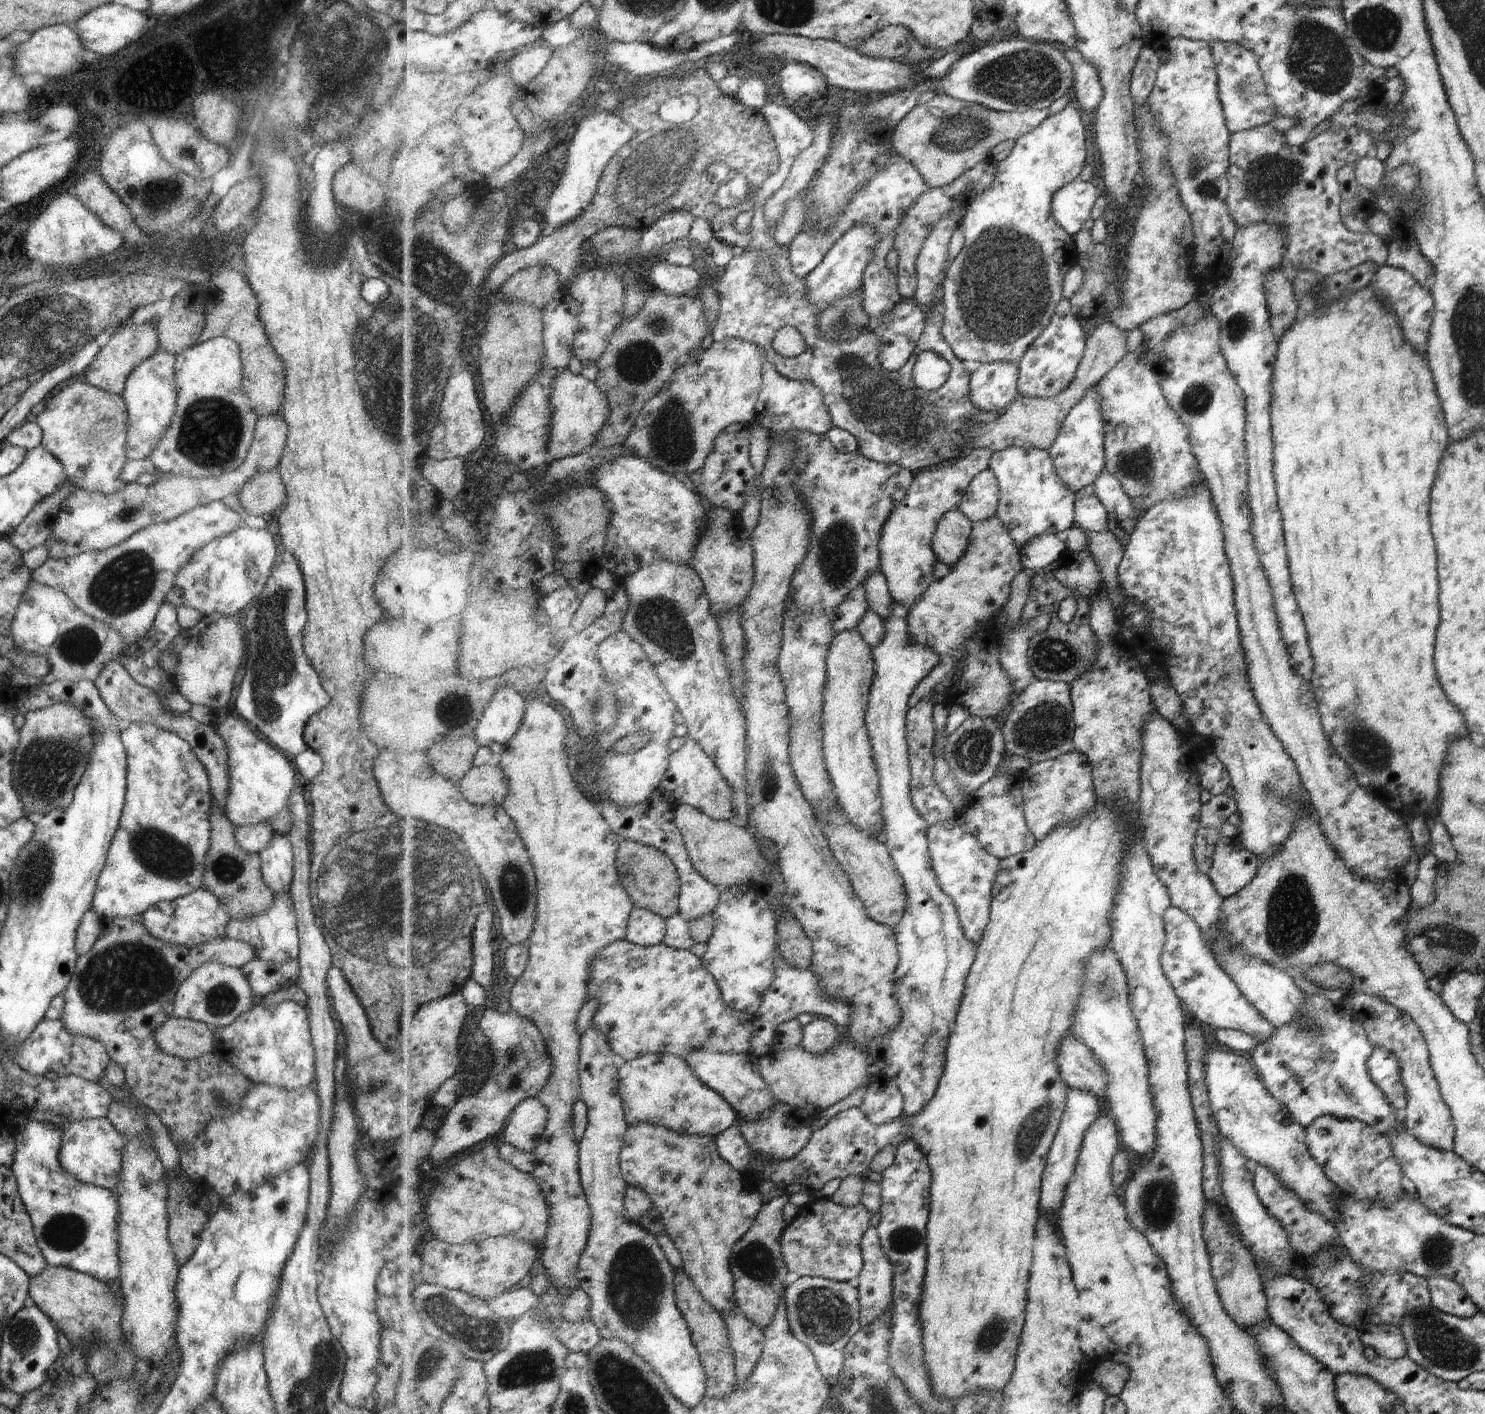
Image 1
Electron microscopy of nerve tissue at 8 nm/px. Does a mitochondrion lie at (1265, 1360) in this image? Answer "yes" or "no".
no

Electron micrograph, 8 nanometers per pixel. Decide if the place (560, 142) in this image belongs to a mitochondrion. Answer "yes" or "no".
no

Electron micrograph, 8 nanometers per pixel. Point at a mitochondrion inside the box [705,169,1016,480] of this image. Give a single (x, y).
(872, 402)

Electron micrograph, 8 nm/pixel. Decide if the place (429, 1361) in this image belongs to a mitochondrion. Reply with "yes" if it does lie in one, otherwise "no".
yes

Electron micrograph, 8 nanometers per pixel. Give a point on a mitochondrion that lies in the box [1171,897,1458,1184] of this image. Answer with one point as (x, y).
(1310, 1028)

